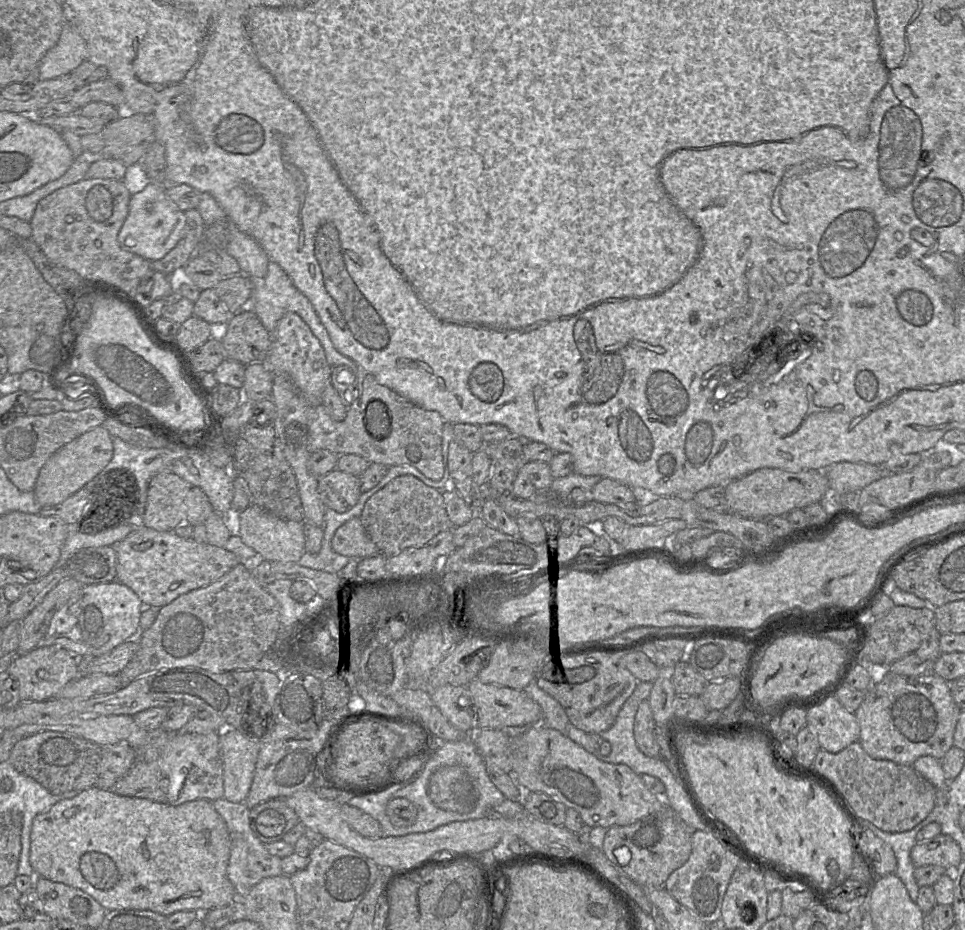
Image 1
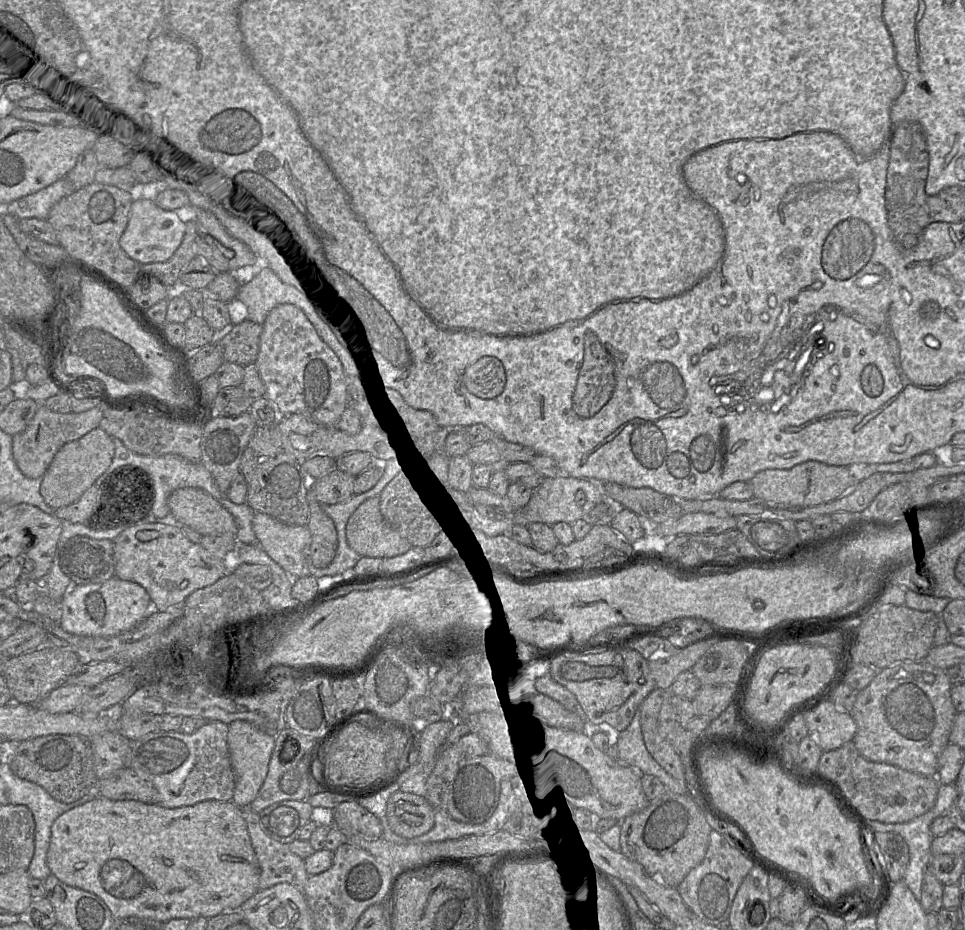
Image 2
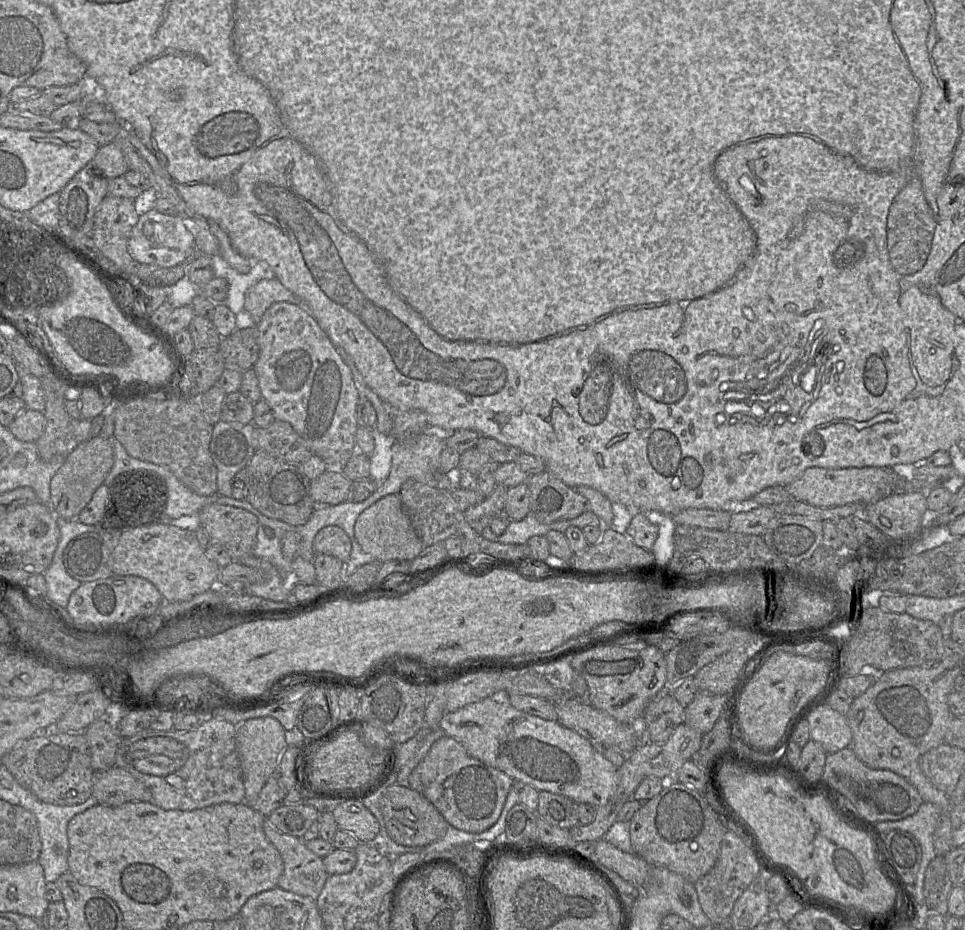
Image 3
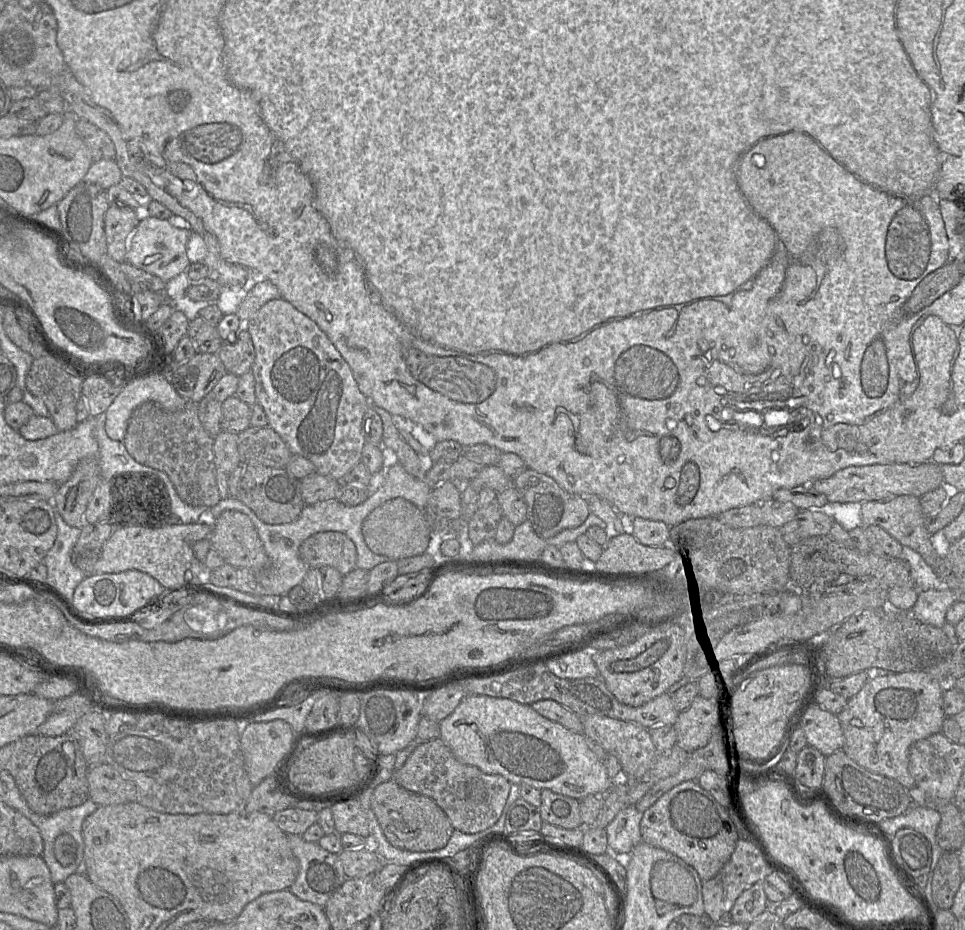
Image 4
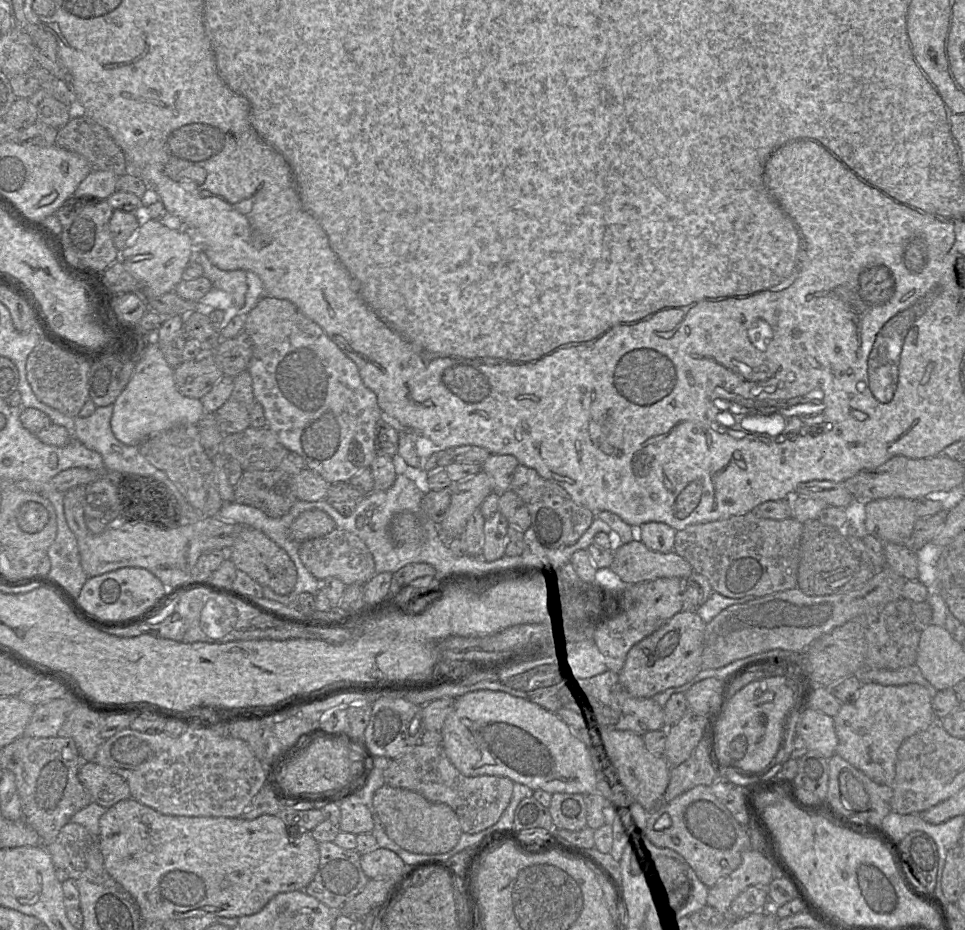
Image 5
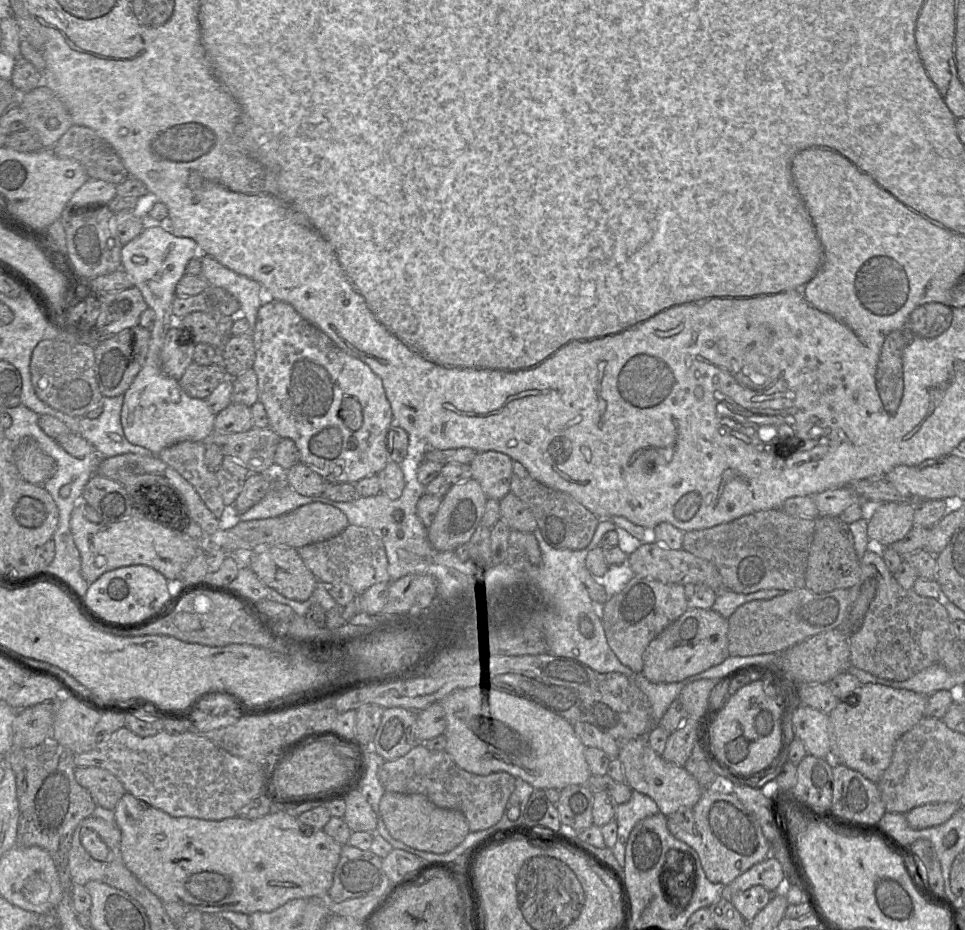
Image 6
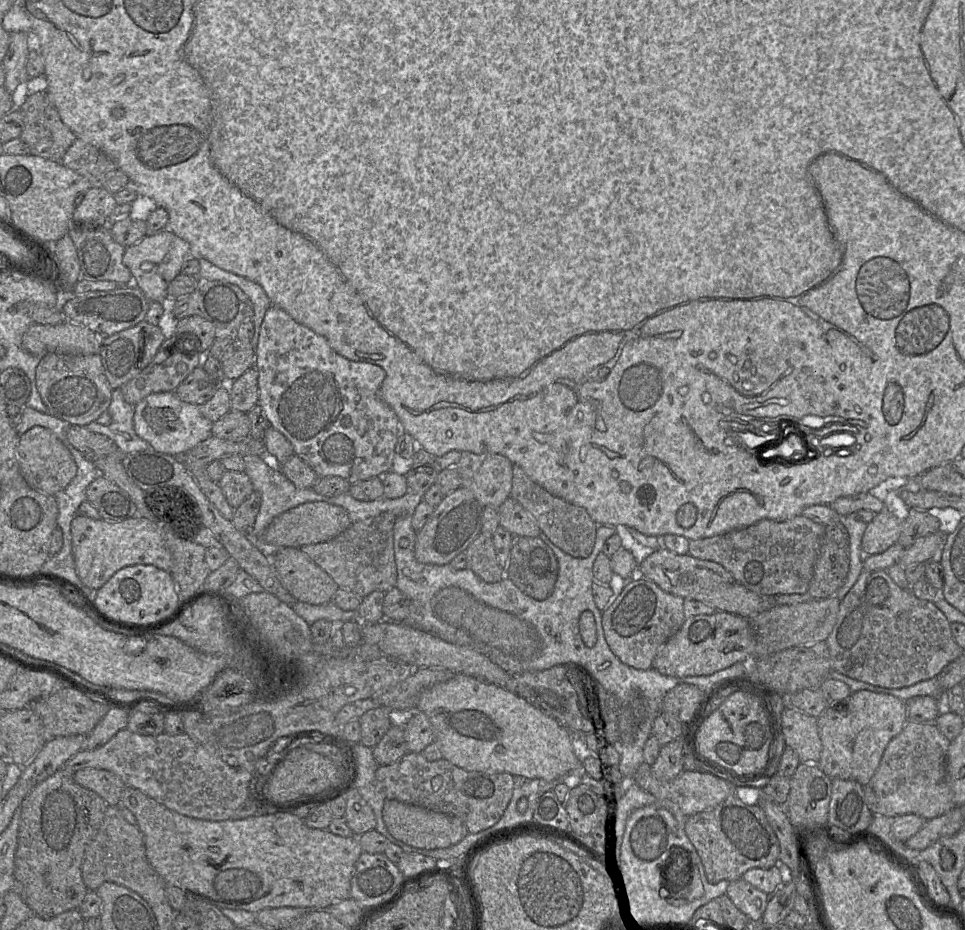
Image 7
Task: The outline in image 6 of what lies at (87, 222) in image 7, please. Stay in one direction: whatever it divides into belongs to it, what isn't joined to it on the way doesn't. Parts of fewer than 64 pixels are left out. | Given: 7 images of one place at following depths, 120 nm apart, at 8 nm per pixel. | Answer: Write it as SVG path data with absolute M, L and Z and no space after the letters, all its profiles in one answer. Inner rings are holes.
M89 178L71 197L69 205L77 208L106 207L116 197L116 186L103 180Z

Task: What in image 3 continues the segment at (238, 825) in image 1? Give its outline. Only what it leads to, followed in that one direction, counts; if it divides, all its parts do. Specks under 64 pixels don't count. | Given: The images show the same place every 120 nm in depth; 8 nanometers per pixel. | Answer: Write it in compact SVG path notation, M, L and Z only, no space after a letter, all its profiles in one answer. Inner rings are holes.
M267 817L263 830L283 860L284 869L277 886L316 901L330 876L324 867L323 858L308 849L302 838L278 831Z

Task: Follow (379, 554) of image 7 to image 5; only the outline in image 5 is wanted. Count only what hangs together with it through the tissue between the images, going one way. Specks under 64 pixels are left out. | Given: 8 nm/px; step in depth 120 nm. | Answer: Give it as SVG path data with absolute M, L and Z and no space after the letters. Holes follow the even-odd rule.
M341 529L307 540L299 547L299 558L310 573L319 581L328 577L340 579L346 586L365 584L375 574L375 563L365 543L356 535Z

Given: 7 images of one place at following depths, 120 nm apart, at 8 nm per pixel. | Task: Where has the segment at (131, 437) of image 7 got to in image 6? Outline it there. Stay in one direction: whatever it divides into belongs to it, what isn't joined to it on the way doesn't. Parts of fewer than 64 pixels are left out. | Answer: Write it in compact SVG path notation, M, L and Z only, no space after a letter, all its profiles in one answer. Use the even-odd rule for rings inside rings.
M123 395L103 397L101 400L103 411L98 418L80 417L80 436L95 448L101 458L127 453L152 456L150 450L131 444L126 439L120 420L122 404Z

